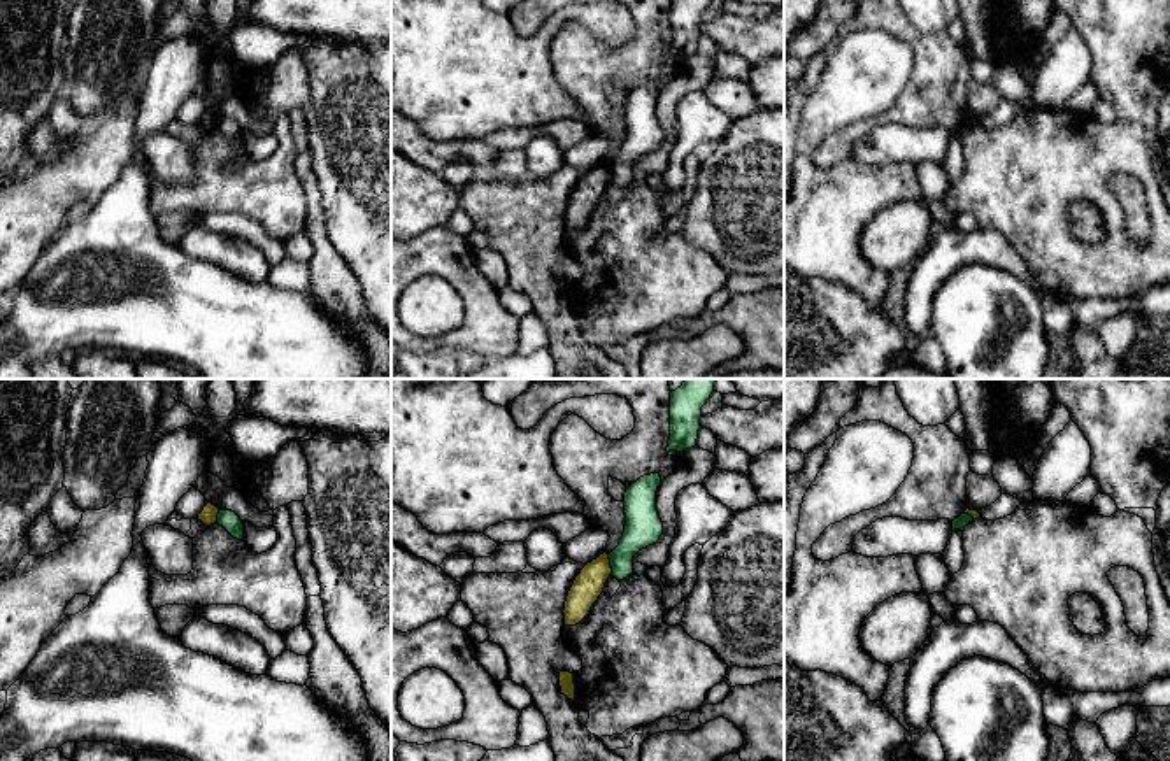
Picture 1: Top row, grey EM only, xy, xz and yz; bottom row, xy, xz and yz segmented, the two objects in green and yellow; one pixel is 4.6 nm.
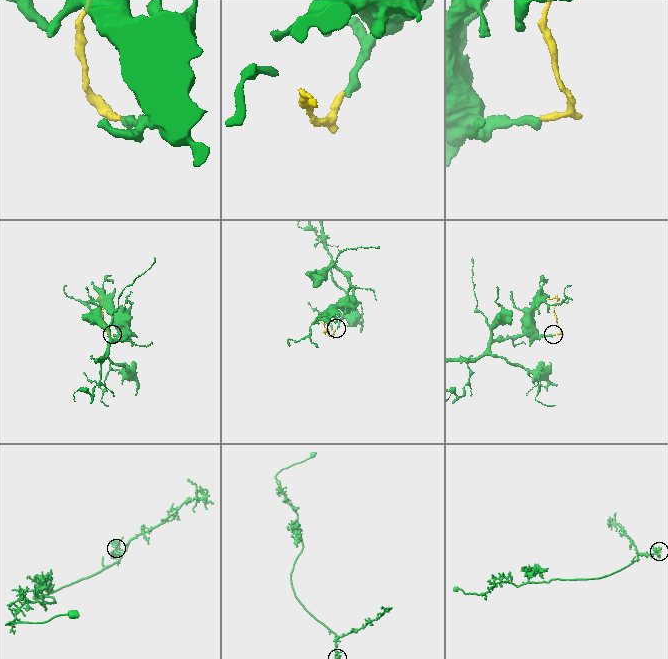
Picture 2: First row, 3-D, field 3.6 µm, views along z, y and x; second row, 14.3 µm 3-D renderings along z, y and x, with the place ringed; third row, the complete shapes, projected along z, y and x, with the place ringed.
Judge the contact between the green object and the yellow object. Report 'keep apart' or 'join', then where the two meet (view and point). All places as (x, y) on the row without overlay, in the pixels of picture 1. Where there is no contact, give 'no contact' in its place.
keep apart | xz (611, 170)

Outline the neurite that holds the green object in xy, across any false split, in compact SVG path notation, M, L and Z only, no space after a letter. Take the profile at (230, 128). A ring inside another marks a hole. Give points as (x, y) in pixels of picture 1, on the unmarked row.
M219 117L218 128L233 146L244 147L244 132L240 124L232 117Z

